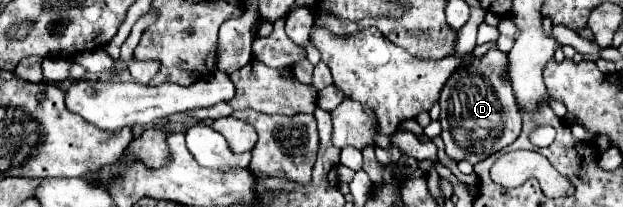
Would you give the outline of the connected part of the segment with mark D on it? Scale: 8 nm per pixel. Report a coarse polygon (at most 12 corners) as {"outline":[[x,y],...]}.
{"outline":[[490,48],[440,94],[446,154],[478,164],[522,116]]}

